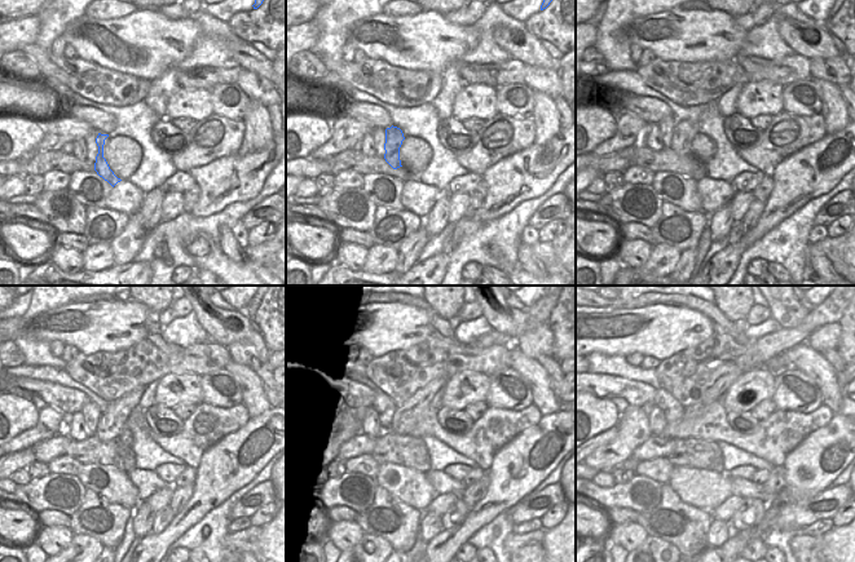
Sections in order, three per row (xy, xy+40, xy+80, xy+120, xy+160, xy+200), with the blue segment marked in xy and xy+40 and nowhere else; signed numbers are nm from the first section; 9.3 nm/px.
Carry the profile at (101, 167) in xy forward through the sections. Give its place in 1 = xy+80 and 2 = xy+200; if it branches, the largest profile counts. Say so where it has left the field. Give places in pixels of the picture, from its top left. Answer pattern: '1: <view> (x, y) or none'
1: xy+80 (683, 131)
2: xy+200 (759, 350)

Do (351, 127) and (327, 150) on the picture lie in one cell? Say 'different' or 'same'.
same

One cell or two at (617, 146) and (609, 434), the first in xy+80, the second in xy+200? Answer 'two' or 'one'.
one

